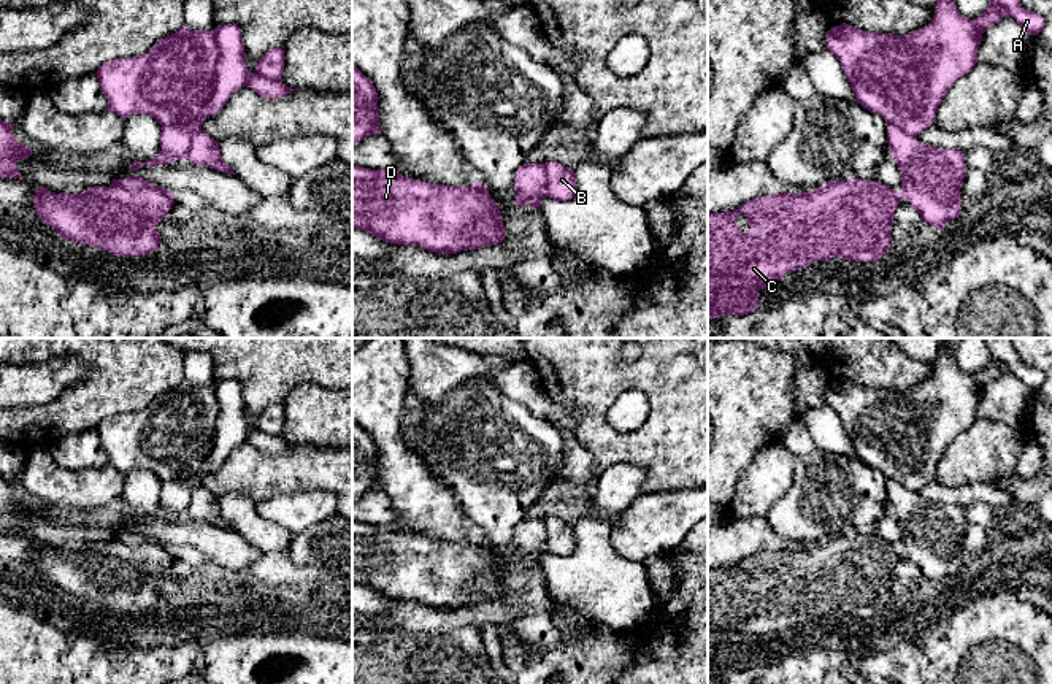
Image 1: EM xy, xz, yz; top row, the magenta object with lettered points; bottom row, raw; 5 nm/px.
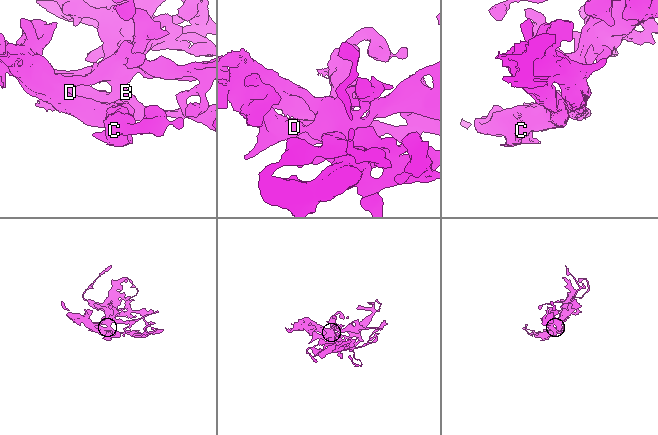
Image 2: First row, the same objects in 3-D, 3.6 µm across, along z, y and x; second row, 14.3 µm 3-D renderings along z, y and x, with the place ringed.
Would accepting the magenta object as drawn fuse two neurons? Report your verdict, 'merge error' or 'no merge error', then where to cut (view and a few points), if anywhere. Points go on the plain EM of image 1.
no merge error; no cut

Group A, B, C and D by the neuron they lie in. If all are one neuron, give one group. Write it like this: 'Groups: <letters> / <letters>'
Groups: A B C D

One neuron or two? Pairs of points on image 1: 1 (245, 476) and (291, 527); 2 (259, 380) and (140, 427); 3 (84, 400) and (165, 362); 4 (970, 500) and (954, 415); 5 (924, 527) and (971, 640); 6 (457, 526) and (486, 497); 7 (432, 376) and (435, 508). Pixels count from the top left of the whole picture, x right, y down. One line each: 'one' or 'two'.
1: two
2: two
3: one
4: one
5: two
6: two
7: two

